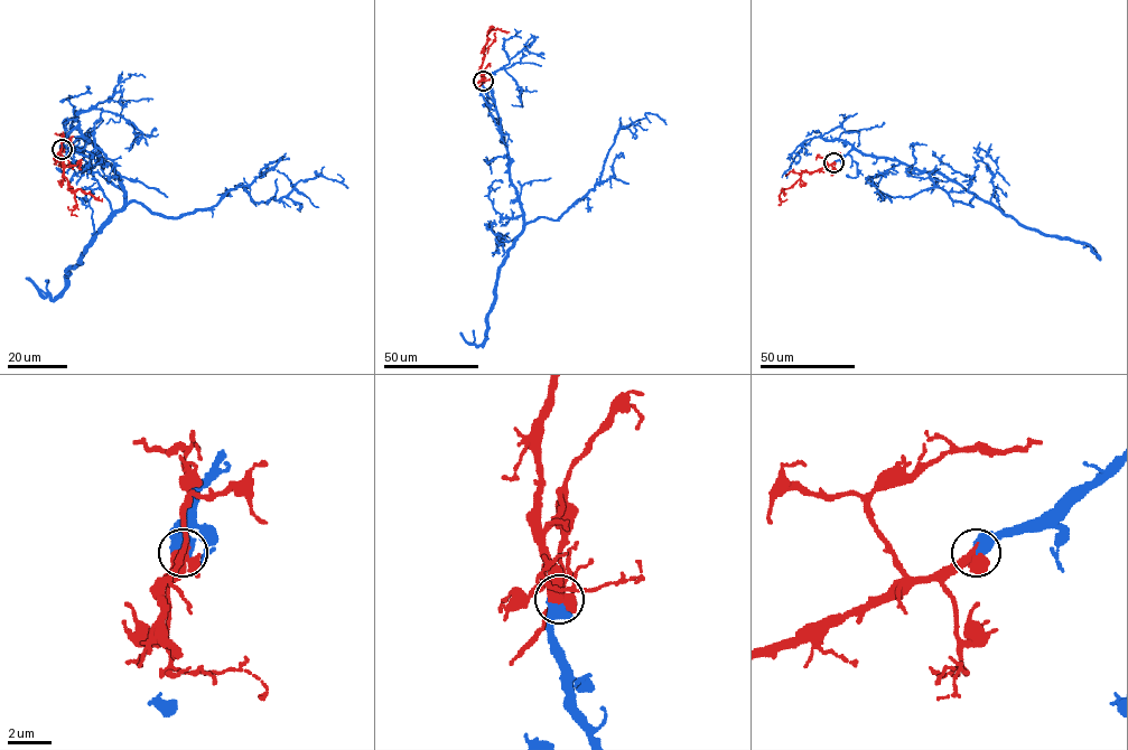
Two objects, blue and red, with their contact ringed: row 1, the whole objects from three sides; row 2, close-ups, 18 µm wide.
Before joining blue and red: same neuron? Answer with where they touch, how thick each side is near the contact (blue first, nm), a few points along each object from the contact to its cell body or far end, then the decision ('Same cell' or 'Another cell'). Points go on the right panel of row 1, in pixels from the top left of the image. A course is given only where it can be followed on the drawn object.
Place: (833, 162). Thickness 700 nm (blue) against 500 nm. Course of blue: (835, 162), (854, 149), (939, 171), (976, 197), (972, 206), (934, 187), (881, 195), (866, 178), (877, 187). Course of red: (833, 162), (803, 171), (790, 187), (782, 188), (784, 195). Same cell

